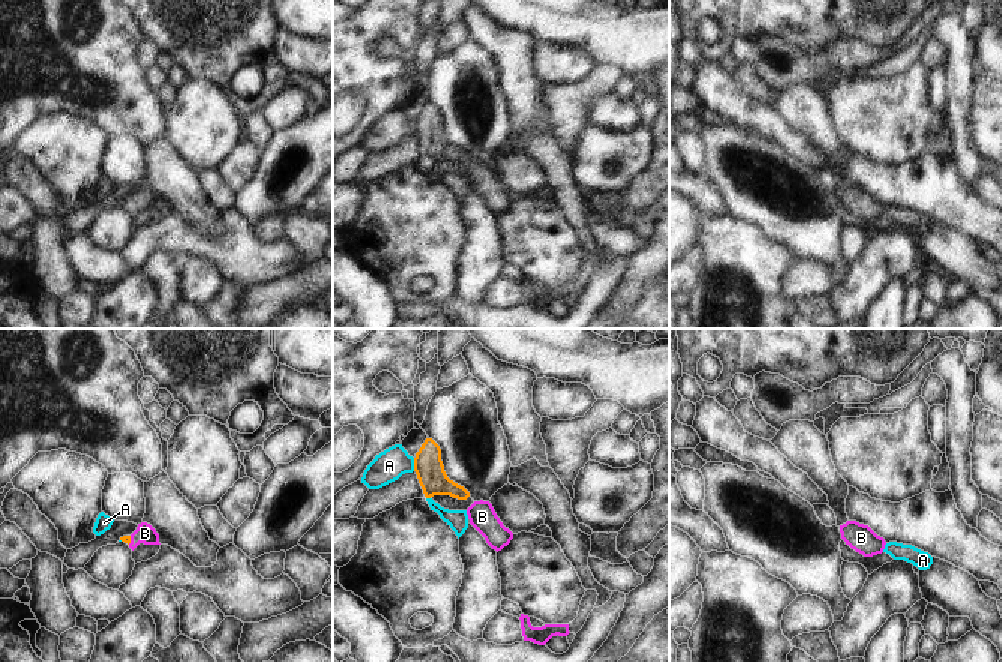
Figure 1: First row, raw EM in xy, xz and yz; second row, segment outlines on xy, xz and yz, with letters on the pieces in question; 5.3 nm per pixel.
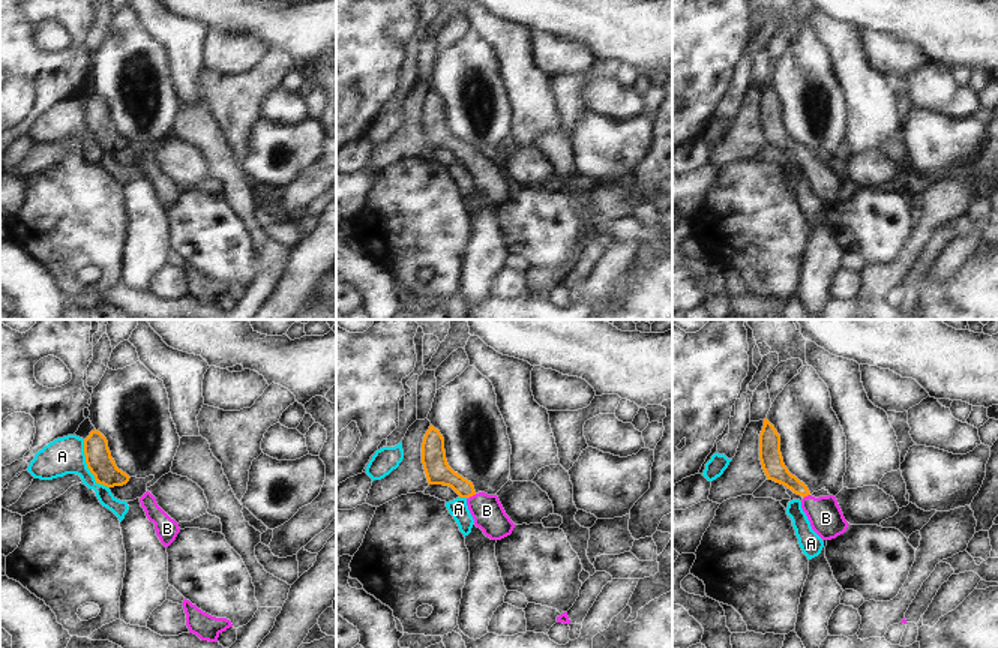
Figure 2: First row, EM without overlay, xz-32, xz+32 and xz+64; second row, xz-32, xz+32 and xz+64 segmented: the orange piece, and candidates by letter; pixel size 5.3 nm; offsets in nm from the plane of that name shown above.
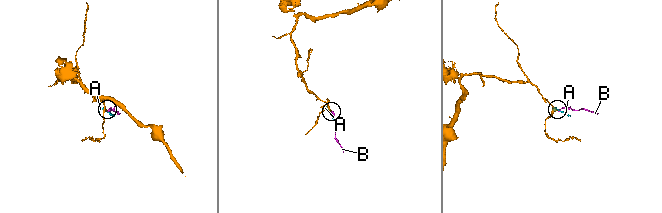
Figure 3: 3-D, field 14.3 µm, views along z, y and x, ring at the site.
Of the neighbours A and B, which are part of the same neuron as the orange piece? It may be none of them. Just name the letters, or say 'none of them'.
B

